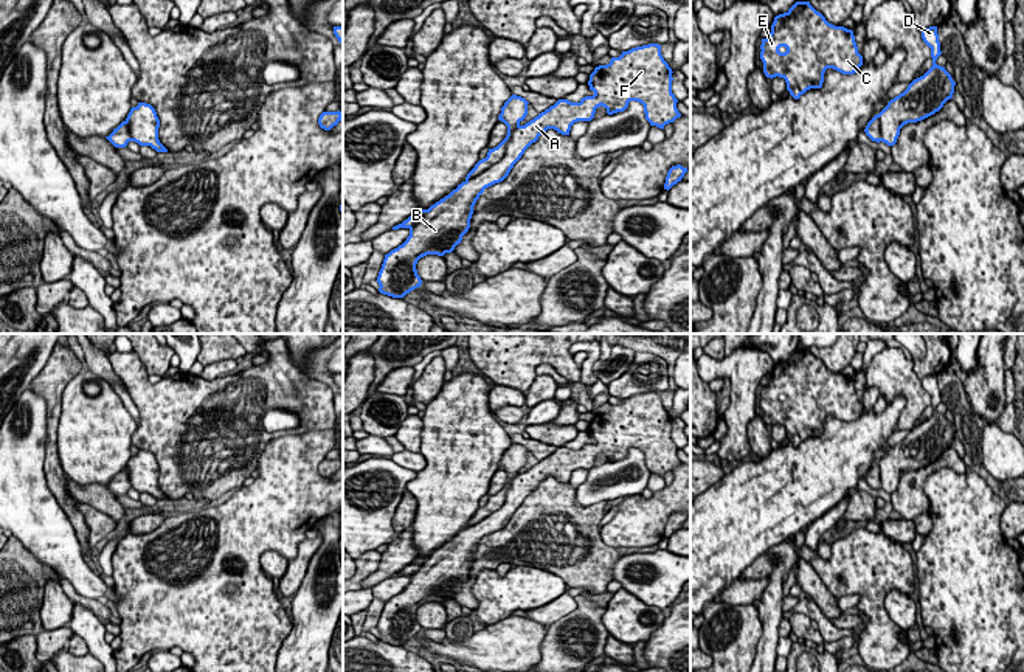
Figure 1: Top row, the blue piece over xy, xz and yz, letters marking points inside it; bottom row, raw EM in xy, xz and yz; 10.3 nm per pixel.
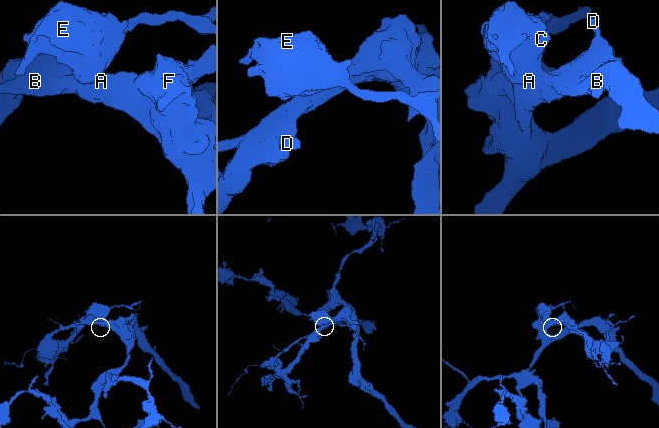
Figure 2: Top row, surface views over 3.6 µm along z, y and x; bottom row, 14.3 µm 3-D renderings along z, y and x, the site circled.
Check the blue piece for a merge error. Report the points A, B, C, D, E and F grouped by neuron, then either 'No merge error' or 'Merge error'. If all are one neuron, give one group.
Groups: A B D F / C E. Merge error

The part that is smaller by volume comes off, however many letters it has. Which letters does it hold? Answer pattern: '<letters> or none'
C, E

